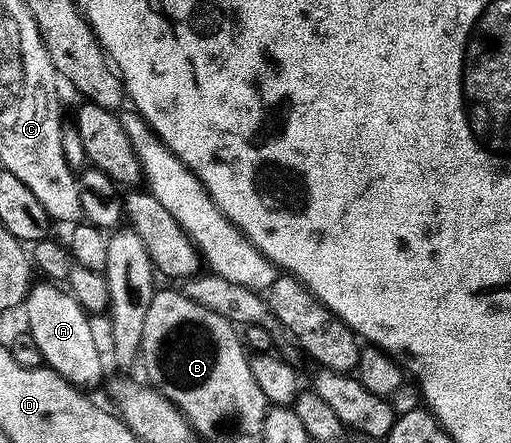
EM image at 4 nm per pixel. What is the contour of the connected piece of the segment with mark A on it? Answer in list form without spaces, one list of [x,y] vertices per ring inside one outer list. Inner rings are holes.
[[[36,281],[29,287],[23,305],[28,318],[27,331],[33,335],[35,344],[41,350],[43,362],[74,387],[89,389],[88,387],[94,386],[104,371],[104,363],[100,360],[100,347],[96,344],[96,335],[92,332],[91,321],[88,320],[91,319],[89,312],[72,296],[72,292],[52,281]]]

